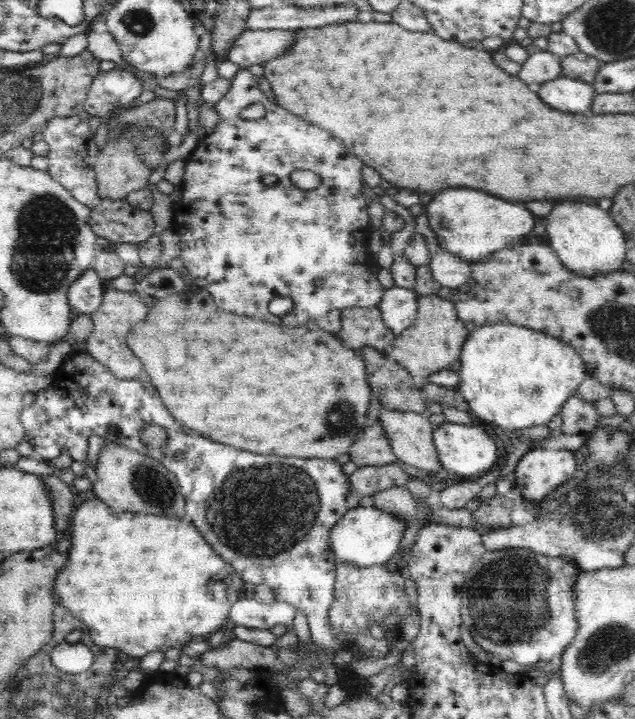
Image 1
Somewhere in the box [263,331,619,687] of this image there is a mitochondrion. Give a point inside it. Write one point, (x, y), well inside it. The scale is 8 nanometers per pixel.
(509, 603)

